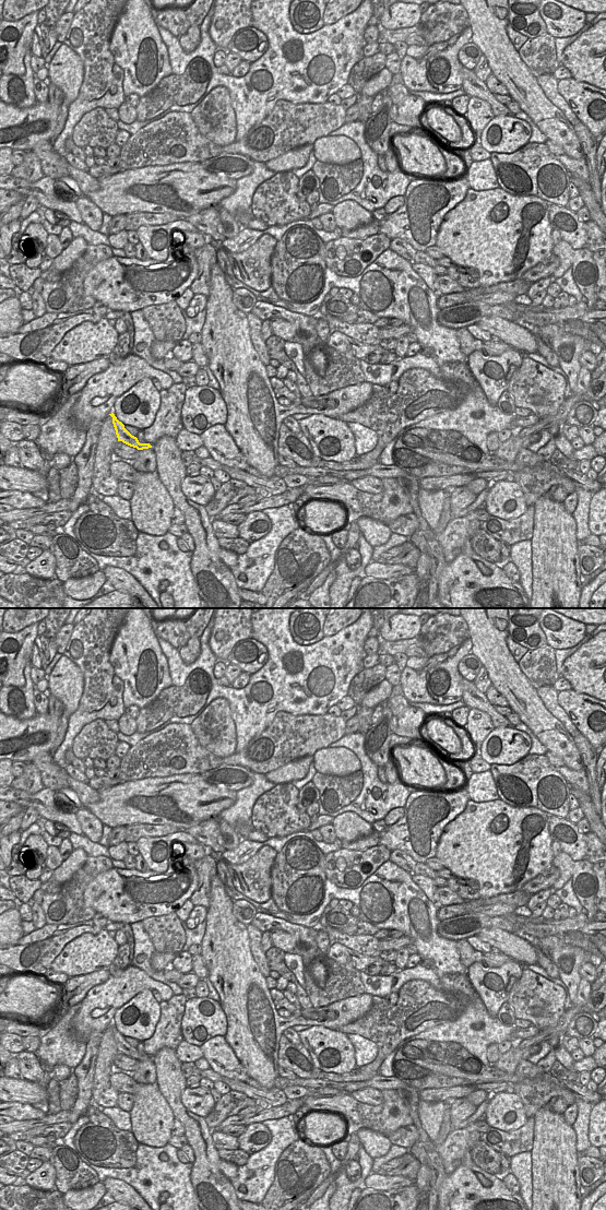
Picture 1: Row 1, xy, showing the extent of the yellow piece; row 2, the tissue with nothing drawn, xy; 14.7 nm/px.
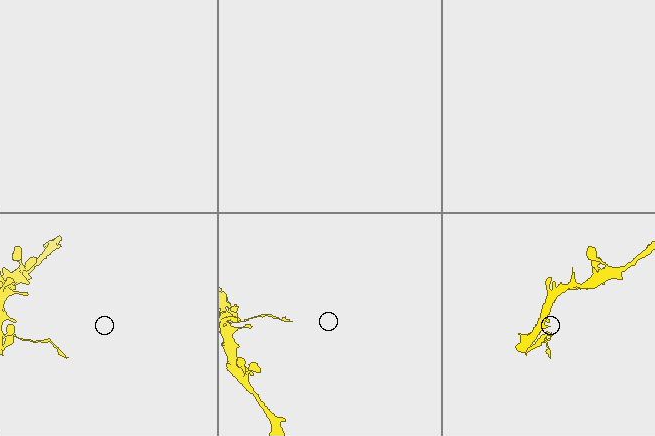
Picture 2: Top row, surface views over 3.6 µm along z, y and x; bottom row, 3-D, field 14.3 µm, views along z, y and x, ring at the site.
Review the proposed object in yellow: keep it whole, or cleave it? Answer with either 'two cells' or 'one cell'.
two cells

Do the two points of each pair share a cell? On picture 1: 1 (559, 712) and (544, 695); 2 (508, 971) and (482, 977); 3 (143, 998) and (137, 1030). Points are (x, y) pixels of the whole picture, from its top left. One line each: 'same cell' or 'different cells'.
1: same cell
2: same cell
3: same cell

